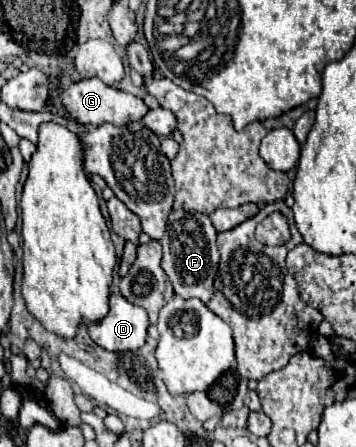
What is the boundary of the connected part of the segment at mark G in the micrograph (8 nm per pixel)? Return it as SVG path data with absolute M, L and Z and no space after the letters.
M83 79L79 83L73 83L71 87L63 89L61 93L61 103L67 107L73 119L81 121L83 125L103 125L103 123L113 123L113 125L127 125L133 121L141 121L143 115L149 111L143 99L125 93L121 89L115 89L111 85L105 85L101 79Z

